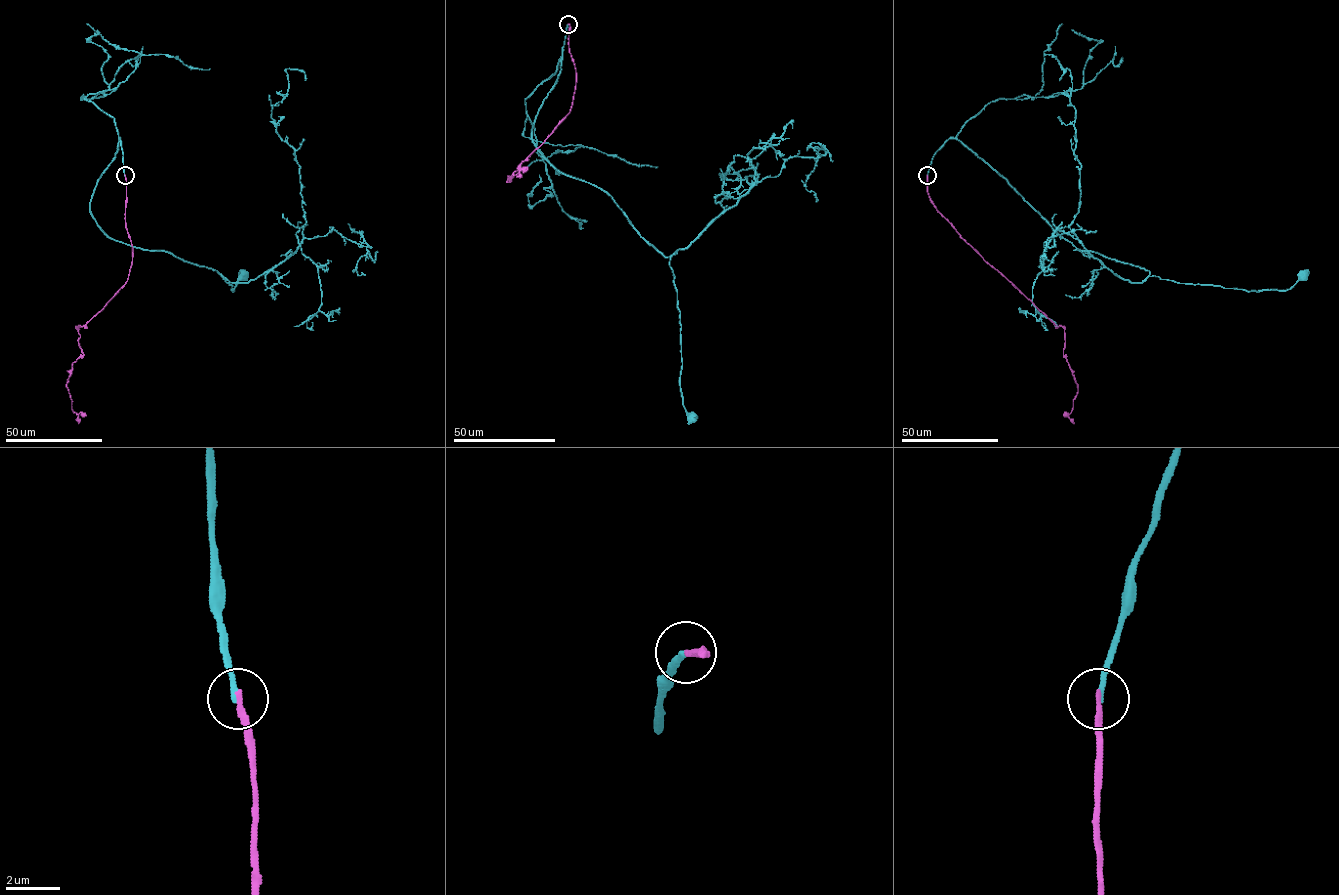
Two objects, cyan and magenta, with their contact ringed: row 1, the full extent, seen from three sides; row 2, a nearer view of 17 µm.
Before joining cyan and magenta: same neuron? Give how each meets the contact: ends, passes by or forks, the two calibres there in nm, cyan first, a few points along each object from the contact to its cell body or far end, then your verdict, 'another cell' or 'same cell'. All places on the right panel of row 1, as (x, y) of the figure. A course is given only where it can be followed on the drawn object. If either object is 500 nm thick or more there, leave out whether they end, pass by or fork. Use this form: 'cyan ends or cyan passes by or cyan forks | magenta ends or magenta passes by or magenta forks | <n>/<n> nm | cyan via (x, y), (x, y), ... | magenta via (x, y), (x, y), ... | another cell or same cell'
cyan ends | magenta ends | 200/240 nm | cyan via (927, 175), (934, 154), (957, 138), (1080, 250), (1138, 266), (1161, 279), (1247, 291), (1287, 290), (1303, 275) | magenta via (927, 175), (927, 193), (934, 207), (985, 261), (1064, 329), (1063, 354), (1078, 386), (1072, 410), (1064, 415) | another cell

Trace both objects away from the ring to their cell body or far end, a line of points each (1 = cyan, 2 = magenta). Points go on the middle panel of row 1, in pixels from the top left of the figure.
1: (568, 24), (561, 71), (532, 140), (555, 168), (605, 190), (641, 236), (670, 257), (681, 394), (691, 418)
2: (568, 24), (568, 47), (576, 72), (572, 106), (519, 168), (524, 167), (513, 172), (507, 182), (528, 168)

